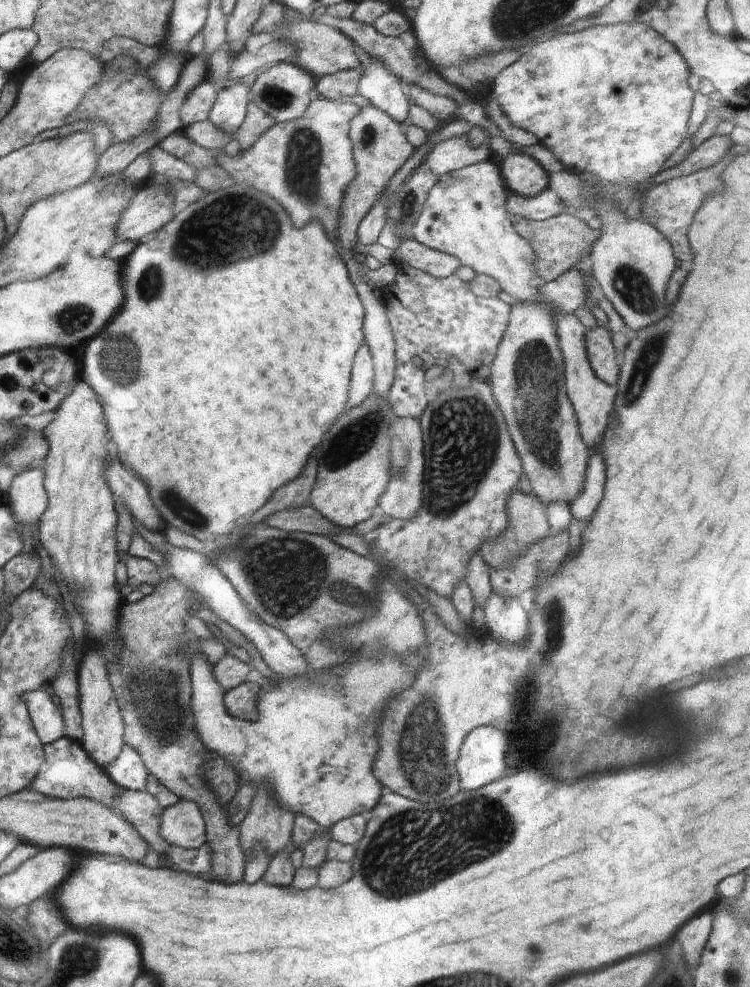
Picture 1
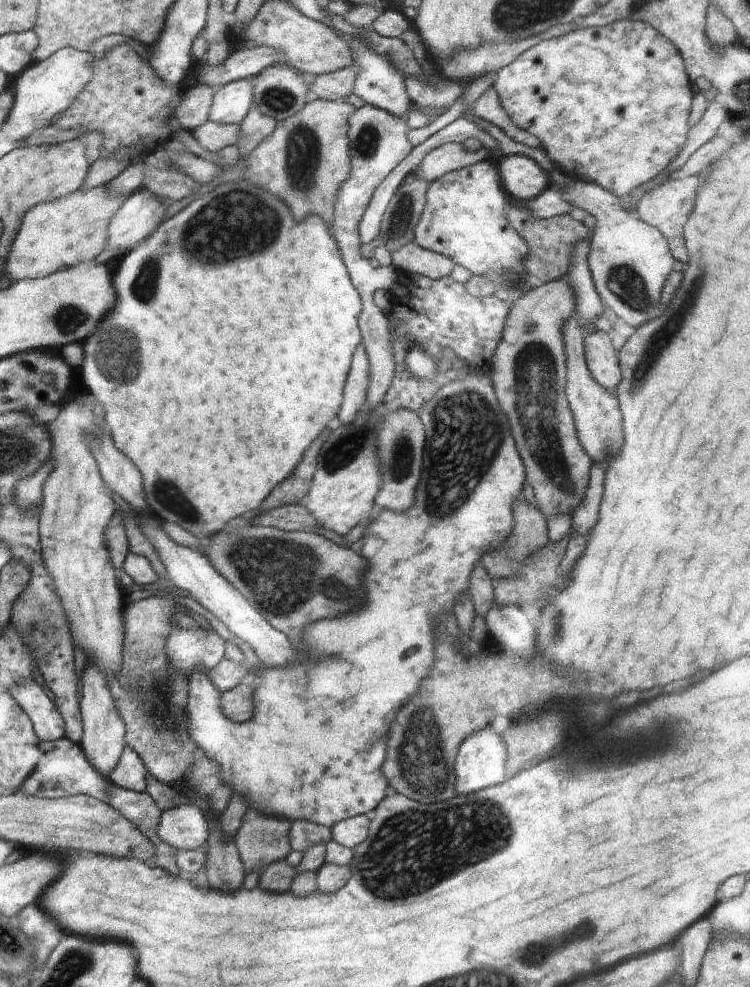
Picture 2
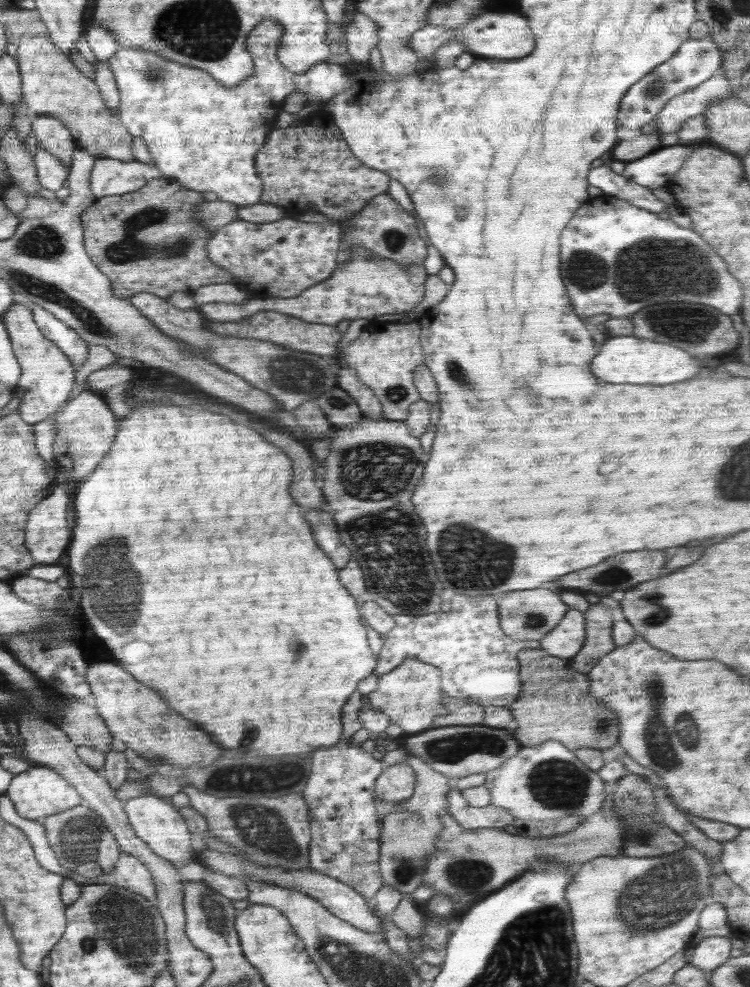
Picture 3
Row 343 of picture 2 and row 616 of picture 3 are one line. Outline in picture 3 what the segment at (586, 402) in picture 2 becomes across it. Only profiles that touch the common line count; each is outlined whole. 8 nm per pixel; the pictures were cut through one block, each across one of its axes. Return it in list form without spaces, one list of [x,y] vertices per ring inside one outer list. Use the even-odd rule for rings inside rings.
[[[568,609],[552,632],[540,639],[541,649],[550,656],[571,659],[578,654],[586,640],[585,616],[576,609]]]

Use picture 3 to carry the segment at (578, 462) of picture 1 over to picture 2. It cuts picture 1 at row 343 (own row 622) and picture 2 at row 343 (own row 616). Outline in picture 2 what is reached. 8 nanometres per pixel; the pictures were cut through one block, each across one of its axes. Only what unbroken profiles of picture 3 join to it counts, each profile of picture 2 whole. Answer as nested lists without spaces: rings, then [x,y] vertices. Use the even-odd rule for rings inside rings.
[[[569,278],[545,282],[524,293],[509,308],[502,340],[487,370],[502,406],[518,452],[526,466],[526,480],[532,486],[536,506],[546,515],[568,513],[583,501],[592,459],[577,435],[573,412],[565,393],[566,357],[563,322],[575,315],[577,296]]]

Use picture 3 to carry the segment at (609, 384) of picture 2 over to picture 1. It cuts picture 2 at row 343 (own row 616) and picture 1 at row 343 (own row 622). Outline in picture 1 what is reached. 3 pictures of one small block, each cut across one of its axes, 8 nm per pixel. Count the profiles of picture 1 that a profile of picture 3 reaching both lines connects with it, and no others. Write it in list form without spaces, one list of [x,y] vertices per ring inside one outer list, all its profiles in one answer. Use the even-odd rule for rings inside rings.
[[[596,325],[586,331],[586,354],[589,363],[606,384],[614,384],[619,376],[619,363],[614,340],[606,327]]]

